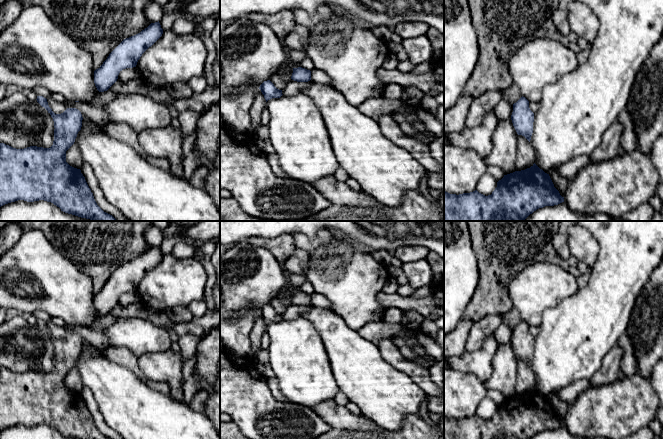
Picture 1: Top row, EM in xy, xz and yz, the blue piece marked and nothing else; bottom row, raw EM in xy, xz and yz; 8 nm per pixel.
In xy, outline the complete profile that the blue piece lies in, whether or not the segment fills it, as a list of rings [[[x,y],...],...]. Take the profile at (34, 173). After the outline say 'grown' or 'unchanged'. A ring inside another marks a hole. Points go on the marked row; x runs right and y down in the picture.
[[[37,96],[36,100],[53,118],[55,128],[53,145],[50,148],[30,146],[16,149],[0,143],[0,207],[18,200],[27,202],[44,200],[53,203],[65,213],[91,221],[116,221],[112,215],[97,205],[81,170],[66,162],[66,151],[74,144],[82,127],[81,112],[76,108],[67,108],[63,113],[55,114],[46,98]]]; unchanged

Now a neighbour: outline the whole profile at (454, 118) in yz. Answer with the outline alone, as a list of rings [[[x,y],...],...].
[[[462,94],[452,108],[444,111],[444,135],[458,133],[465,128],[465,119],[472,102],[470,96]]]

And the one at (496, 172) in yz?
[[[487,165],[487,173],[497,181],[501,180],[504,177],[502,169],[497,166]]]

